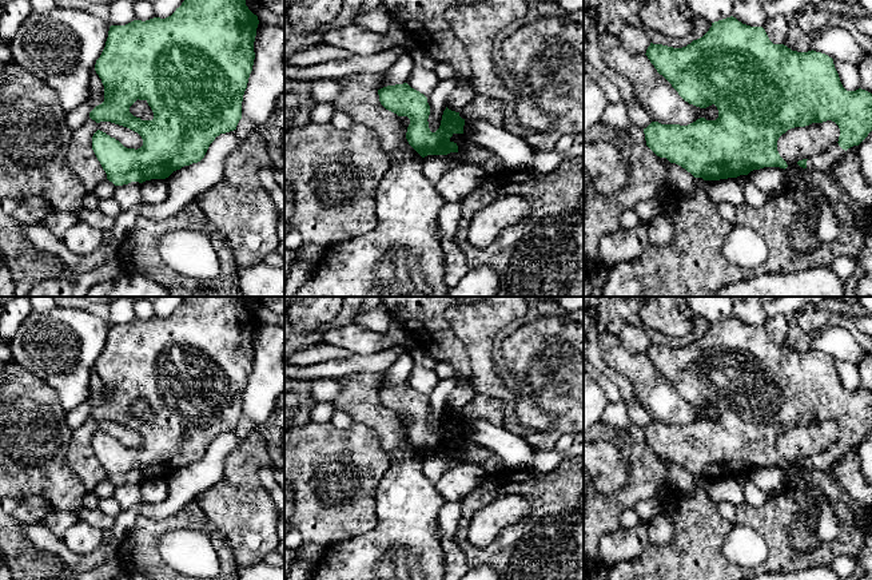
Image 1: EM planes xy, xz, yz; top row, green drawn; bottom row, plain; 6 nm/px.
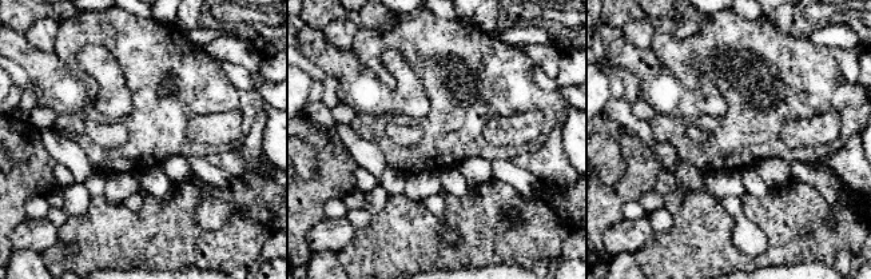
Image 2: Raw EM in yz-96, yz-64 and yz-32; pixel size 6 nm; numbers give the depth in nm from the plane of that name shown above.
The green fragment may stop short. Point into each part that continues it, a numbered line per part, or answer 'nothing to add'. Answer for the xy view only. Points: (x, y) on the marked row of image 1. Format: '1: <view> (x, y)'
nothing to add

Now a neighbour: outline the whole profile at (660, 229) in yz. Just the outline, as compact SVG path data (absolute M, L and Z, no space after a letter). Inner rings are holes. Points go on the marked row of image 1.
M664 215L653 218L646 225L652 246L662 247L673 242L674 239L673 223Z

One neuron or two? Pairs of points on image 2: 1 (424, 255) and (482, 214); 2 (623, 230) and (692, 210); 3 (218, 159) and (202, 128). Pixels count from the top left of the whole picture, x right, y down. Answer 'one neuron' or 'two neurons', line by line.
1: one neuron
2: two neurons
3: two neurons

